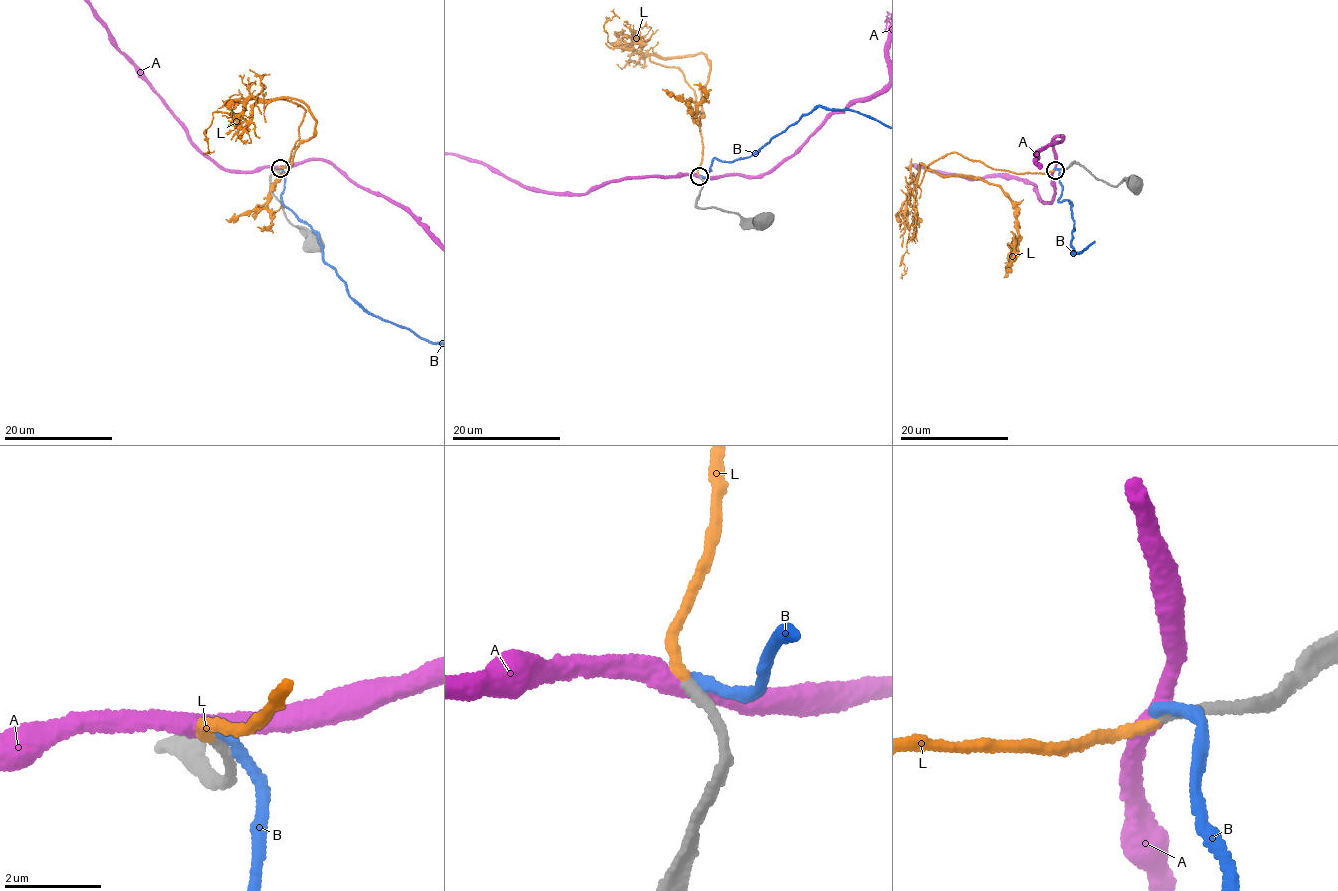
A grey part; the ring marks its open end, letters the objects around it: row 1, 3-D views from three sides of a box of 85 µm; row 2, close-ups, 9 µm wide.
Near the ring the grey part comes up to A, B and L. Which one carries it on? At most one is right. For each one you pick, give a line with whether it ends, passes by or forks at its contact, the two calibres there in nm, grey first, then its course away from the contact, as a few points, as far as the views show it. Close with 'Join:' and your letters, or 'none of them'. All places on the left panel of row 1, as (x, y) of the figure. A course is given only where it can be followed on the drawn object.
L: it ends there; 200 nm thick on the grey side, 220 nm on the other; it runs (280, 168), (306, 110), (264, 100), (301, 100), (314, 133), (300, 143), (270, 198), (226, 219)
Join: L

